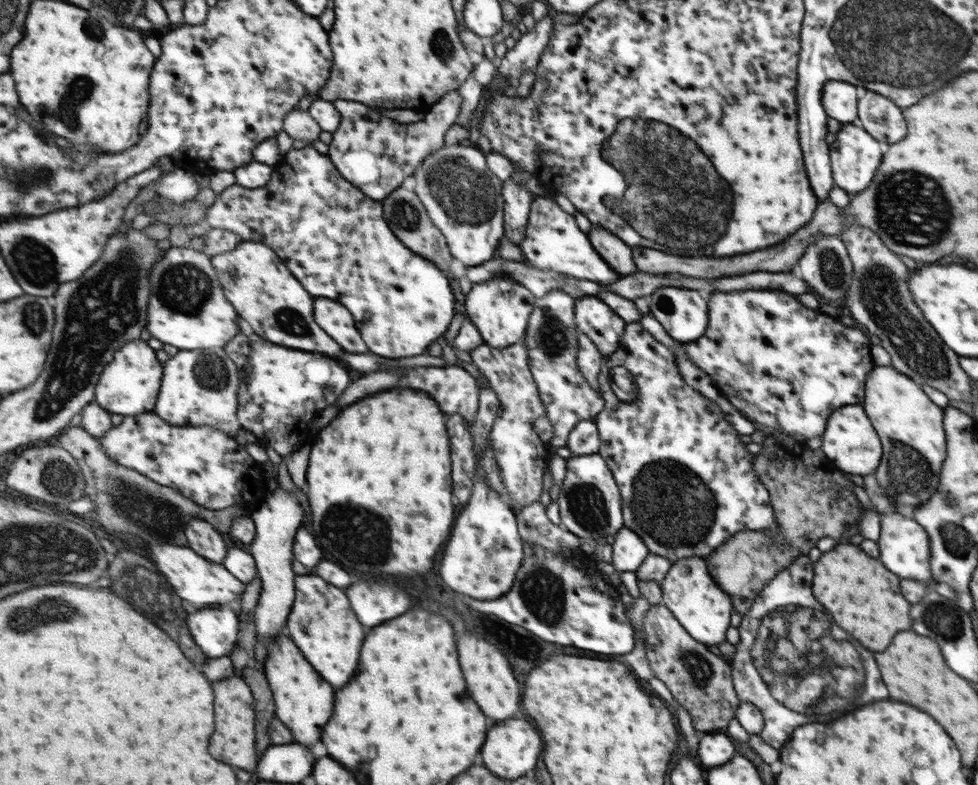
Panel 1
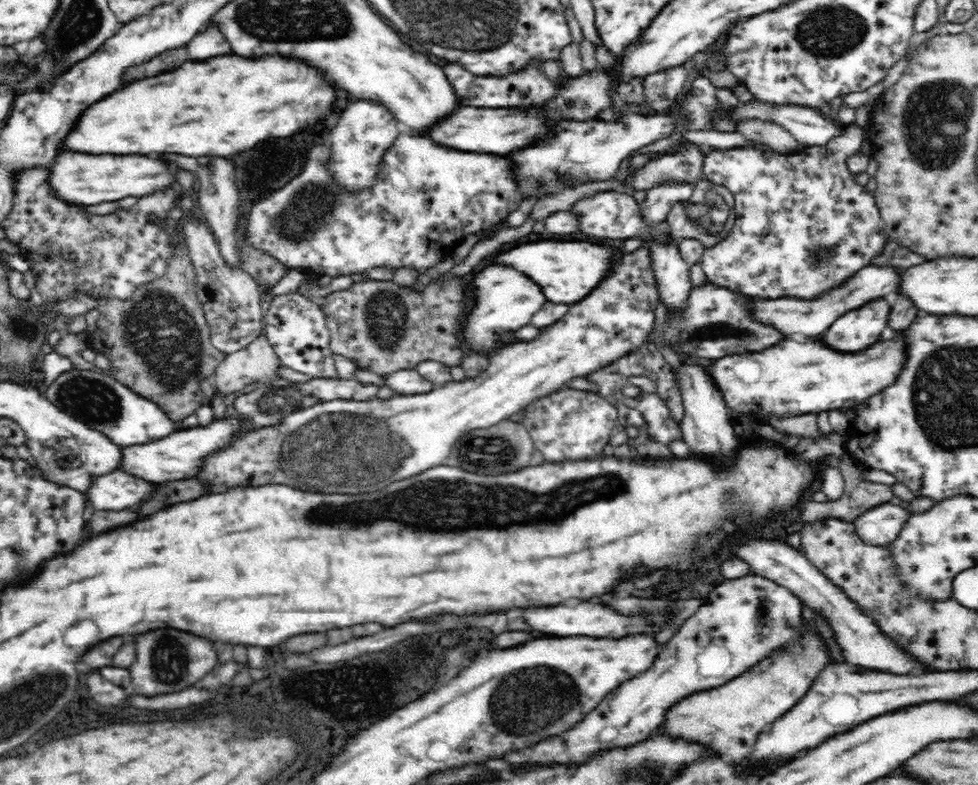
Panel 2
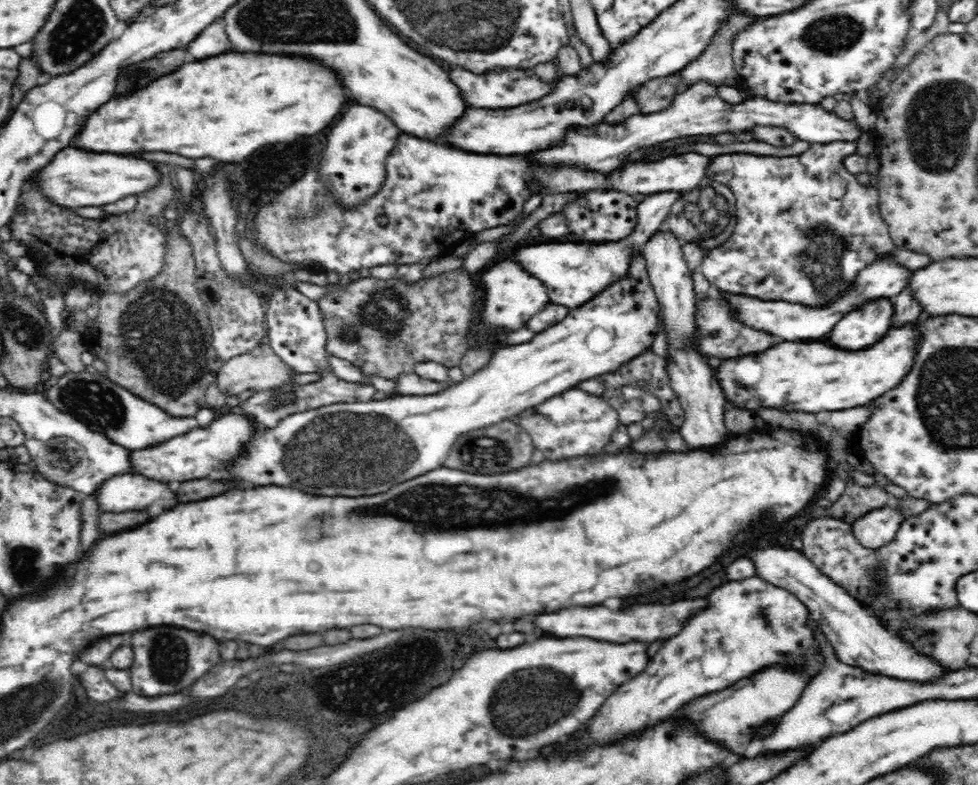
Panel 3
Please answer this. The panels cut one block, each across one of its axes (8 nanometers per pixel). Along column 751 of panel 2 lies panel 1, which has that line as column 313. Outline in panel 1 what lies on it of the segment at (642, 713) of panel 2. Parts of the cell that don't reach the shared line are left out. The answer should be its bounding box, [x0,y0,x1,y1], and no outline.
[287,574,363,688]

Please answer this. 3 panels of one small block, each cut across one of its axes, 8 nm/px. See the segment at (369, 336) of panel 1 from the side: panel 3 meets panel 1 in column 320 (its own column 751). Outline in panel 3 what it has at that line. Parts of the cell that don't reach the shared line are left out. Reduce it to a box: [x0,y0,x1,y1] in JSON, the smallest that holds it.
[698,132,894,304]

